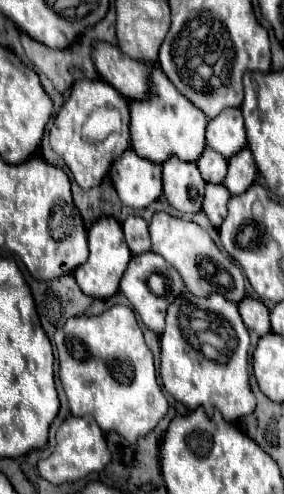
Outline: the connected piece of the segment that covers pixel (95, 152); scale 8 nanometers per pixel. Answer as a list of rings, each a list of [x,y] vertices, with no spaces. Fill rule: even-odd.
[[[78,80],[72,86],[70,96],[62,104],[58,116],[54,118],[54,126],[50,130],[50,146],[66,162],[66,166],[70,168],[70,172],[72,172],[74,180],[78,182],[78,186],[80,188],[92,188],[92,186],[98,186],[102,182],[102,178],[108,174],[110,164],[114,162],[114,158],[118,158],[130,146],[128,122],[130,122],[128,102],[126,102],[124,96],[120,96],[120,92],[116,92],[104,80]],[[96,108],[116,108],[122,116],[122,132],[112,132],[102,142],[86,142],[82,138],[82,126]]]

